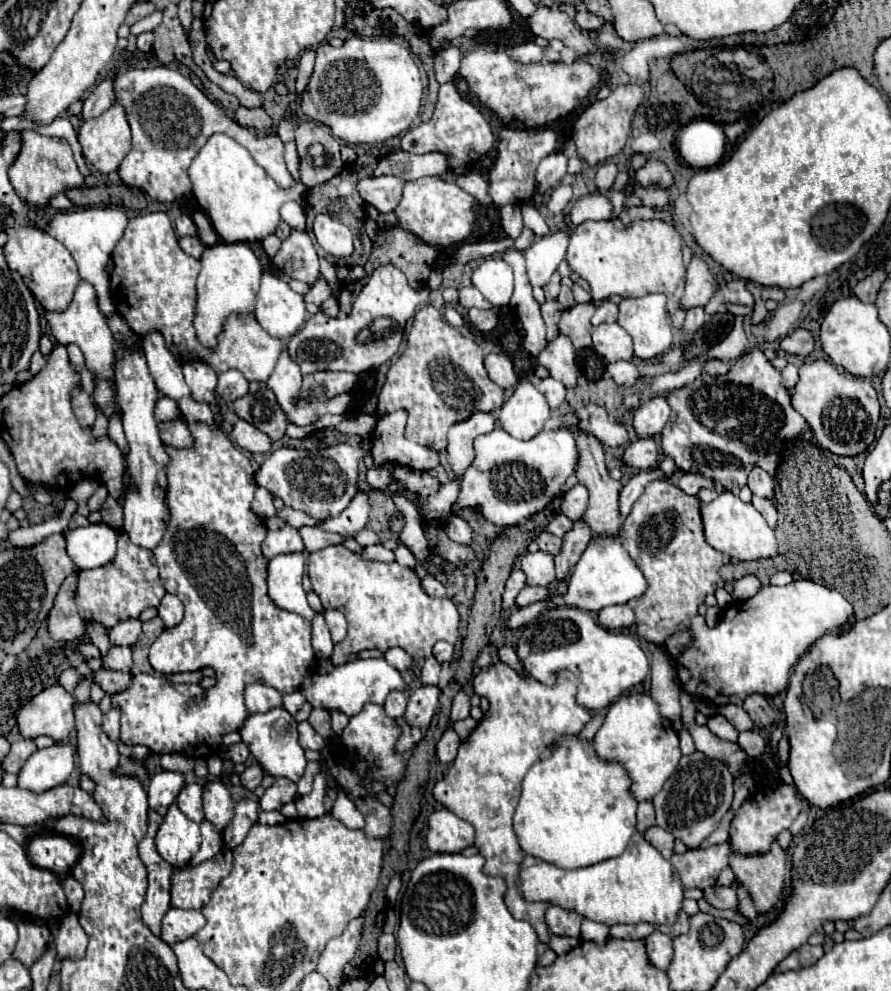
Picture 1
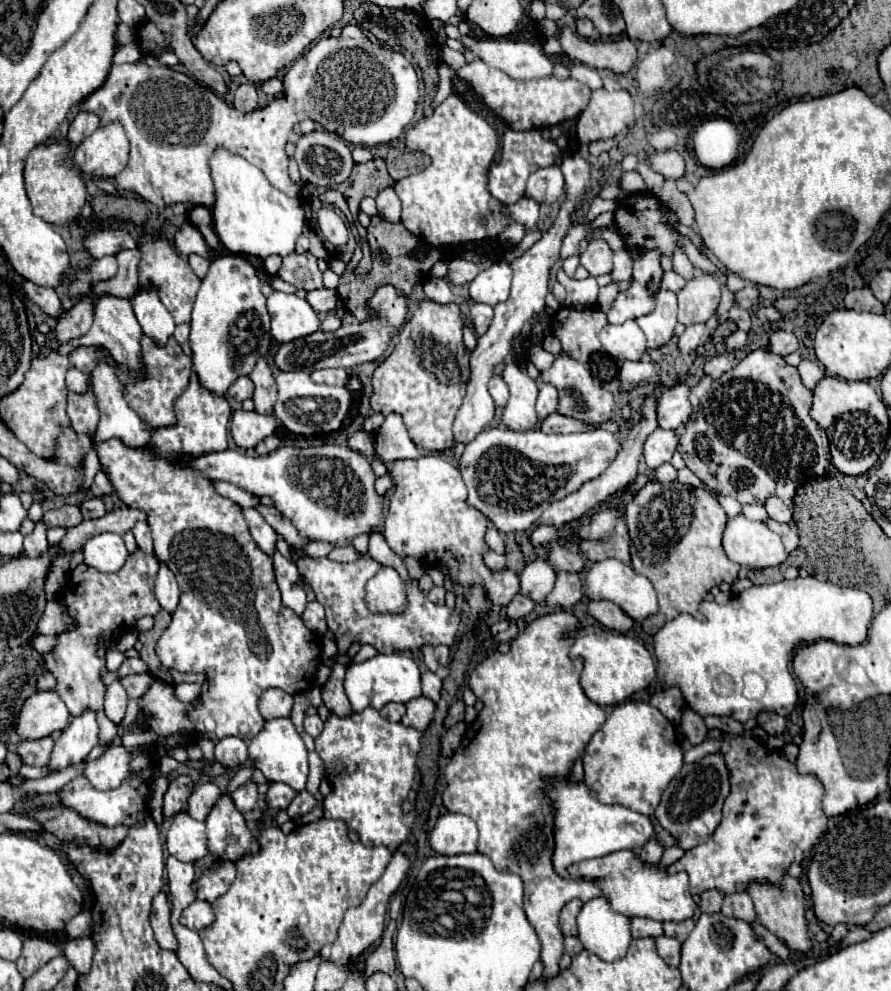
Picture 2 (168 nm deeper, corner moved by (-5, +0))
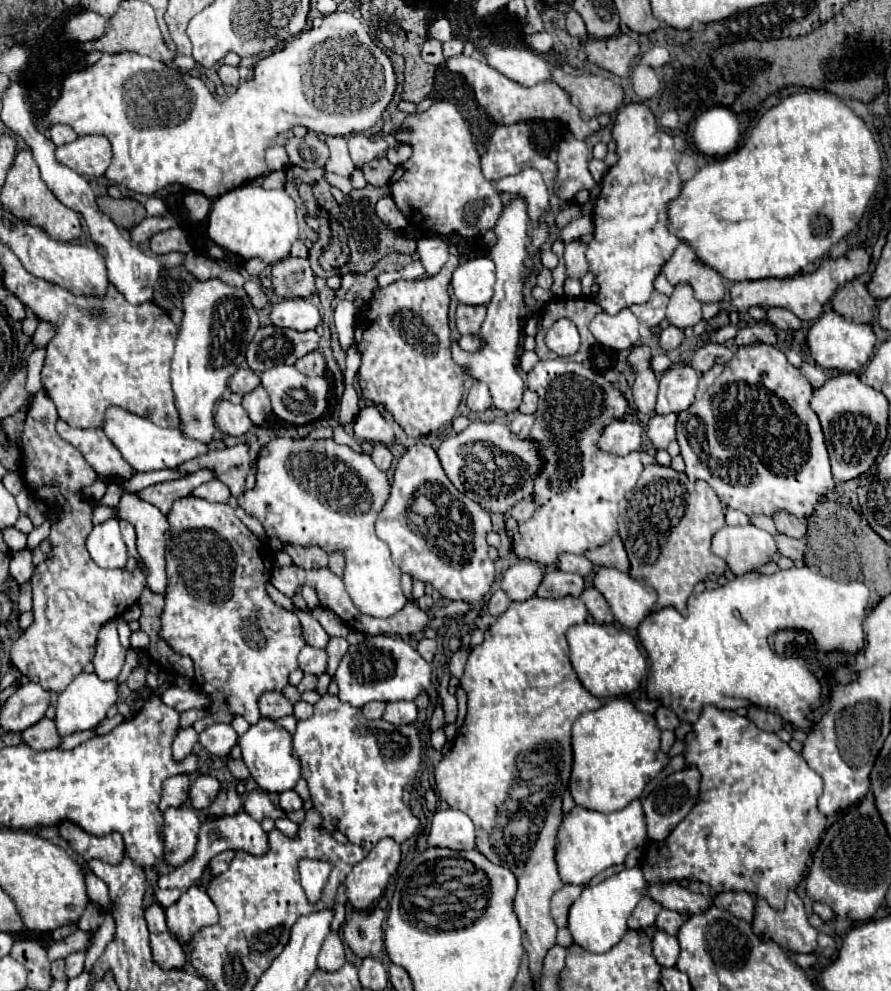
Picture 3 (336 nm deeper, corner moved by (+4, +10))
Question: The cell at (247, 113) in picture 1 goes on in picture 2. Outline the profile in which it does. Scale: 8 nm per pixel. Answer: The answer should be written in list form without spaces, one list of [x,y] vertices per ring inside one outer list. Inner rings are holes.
[[[247,82],[247,84],[241,84],[235,90],[235,108],[241,110],[241,112],[253,112],[253,110],[259,108],[259,98],[257,98],[255,84]]]

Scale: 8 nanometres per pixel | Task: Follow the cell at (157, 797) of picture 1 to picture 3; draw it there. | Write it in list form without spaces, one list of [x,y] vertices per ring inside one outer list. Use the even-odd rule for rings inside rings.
[[[178,774],[178,776],[170,776],[164,782],[164,790],[162,790],[162,800],[160,800],[160,810],[168,810],[172,806],[182,806],[188,798],[188,790],[190,790],[190,778],[186,774]]]

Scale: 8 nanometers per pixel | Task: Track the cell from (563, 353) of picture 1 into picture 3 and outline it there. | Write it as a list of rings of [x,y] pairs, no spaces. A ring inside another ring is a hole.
[[[540,360],[526,374],[526,388],[538,394],[538,408],[534,412],[536,424],[532,426],[528,438],[538,444],[542,470],[534,478],[532,500],[536,502],[536,512],[532,520],[518,526],[512,540],[512,550],[520,560],[532,560],[552,568],[556,566],[556,560],[562,552],[582,556],[586,550],[604,546],[612,540],[612,536],[618,532],[618,502],[636,486],[644,466],[640,462],[640,456],[616,456],[596,446],[604,428],[614,420],[622,420],[630,410],[624,394],[610,382],[606,382],[604,376],[596,374],[590,368],[586,370],[586,366],[578,362]]]

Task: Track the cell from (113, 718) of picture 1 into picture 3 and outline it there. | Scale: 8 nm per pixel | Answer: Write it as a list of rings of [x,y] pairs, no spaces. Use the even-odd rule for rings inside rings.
[[[106,622],[98,634],[96,640],[96,656],[94,656],[94,666],[96,666],[96,674],[102,680],[114,680],[118,678],[122,666],[124,666],[124,646],[118,640],[118,632],[116,632],[116,624],[114,622]]]

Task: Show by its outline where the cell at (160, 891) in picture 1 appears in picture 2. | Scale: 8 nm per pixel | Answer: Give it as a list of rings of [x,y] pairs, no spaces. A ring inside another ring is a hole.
[[[159,892],[153,898],[151,926],[153,926],[155,940],[159,942],[159,946],[165,950],[175,950],[175,934],[173,934],[171,924],[169,924],[169,902],[167,902],[165,892]]]

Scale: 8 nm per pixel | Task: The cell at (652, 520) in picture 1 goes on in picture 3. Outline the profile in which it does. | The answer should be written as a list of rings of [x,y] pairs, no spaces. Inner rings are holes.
[[[652,464],[646,466],[638,484],[634,490],[626,494],[626,498],[620,502],[620,516],[618,516],[618,526],[620,526],[620,538],[624,542],[624,548],[628,552],[632,570],[630,576],[642,584],[652,586],[658,592],[658,604],[656,610],[672,606],[676,608],[682,616],[686,614],[686,602],[688,596],[692,594],[696,582],[702,582],[708,574],[724,574],[726,562],[720,560],[710,552],[710,542],[716,530],[724,526],[724,508],[722,502],[718,500],[716,492],[702,480],[690,482],[684,472],[676,472],[668,466]],[[672,480],[676,480],[680,486],[670,486]]]

